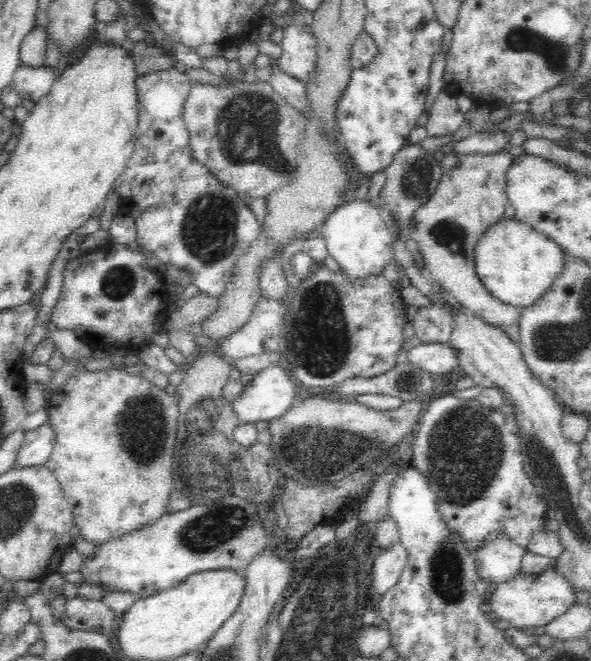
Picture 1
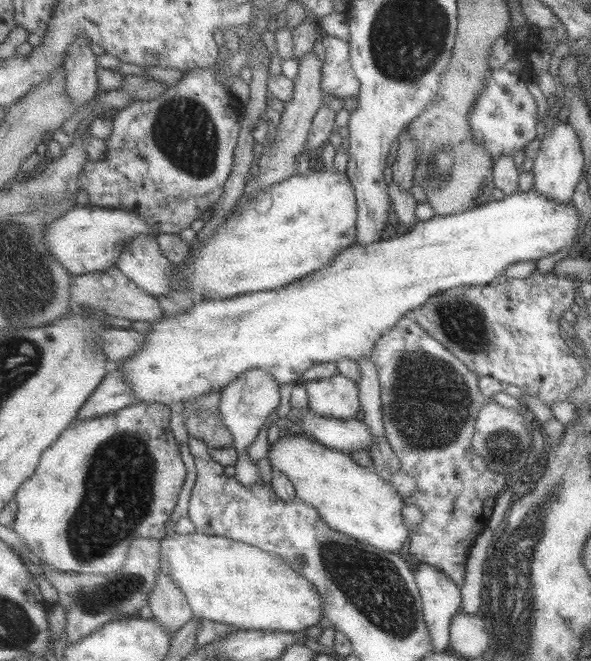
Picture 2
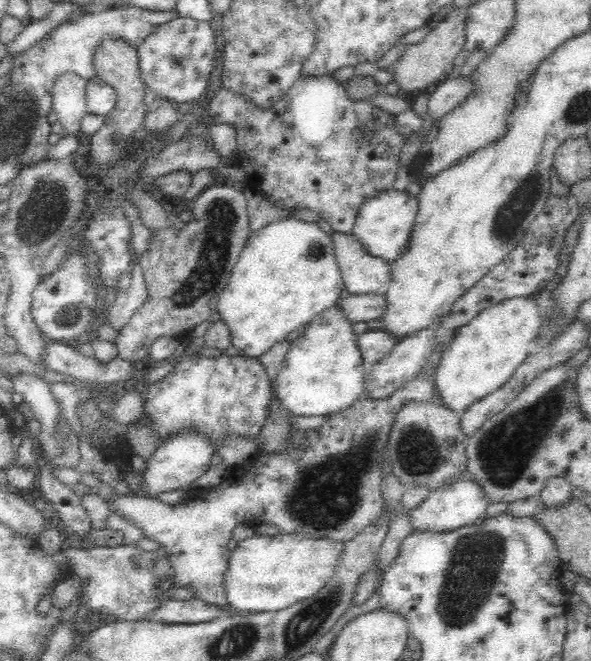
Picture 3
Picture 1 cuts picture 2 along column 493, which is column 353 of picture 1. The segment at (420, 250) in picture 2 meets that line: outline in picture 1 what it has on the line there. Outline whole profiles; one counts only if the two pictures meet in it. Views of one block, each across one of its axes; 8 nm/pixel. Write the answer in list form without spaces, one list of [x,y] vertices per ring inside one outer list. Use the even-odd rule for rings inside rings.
[[[355,200],[342,203],[326,218],[318,230],[318,236],[324,240],[328,255],[336,260],[349,280],[366,280],[369,276],[378,276],[393,260],[395,236],[375,202]]]

